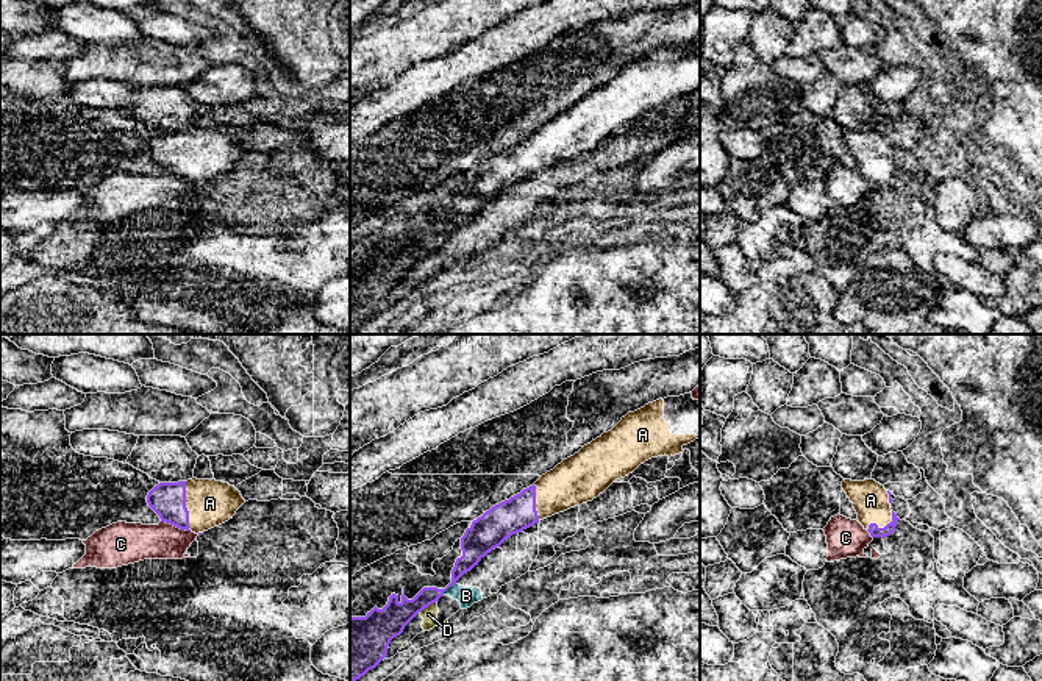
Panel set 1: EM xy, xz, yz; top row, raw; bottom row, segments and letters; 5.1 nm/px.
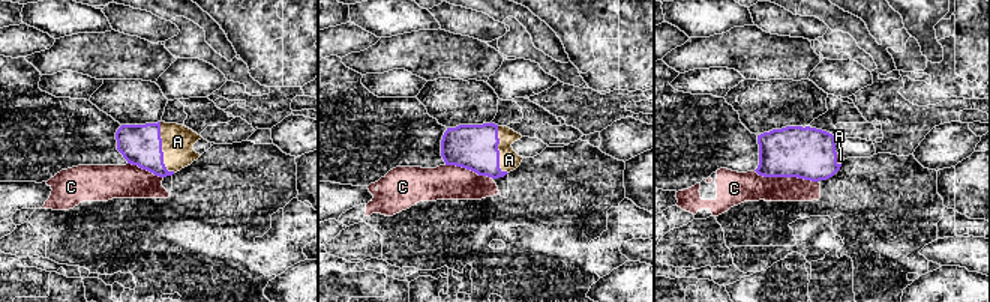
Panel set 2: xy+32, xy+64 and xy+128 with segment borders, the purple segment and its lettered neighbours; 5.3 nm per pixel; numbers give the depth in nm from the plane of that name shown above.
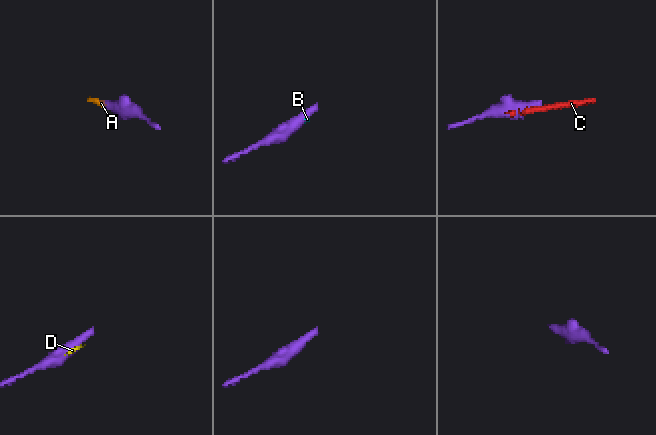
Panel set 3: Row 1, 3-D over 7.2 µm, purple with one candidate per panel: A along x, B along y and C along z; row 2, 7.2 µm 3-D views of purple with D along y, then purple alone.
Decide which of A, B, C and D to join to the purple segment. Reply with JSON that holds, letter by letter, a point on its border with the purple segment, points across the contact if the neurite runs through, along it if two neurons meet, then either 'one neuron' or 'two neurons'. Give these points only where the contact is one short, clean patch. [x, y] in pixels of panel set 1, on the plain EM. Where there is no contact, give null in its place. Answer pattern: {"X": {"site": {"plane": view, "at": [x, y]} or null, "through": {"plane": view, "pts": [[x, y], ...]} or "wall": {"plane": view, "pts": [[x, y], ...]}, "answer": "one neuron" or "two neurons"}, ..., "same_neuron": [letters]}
{"A": {"site": {"plane": "xy", "at": [185, 156]}, "through": {"plane": "xy", "pts": [[167, 150], [185, 156], [210, 153]]}, "answer": "one neuron"}, "B": {"site": {"plane": "xz", "at": [449, 236]}, "wall": {"plane": "xz", "pts": [[455, 233], [442, 244]]}, "answer": "two neurons"}, "C": {"site": {"plane": "xy", "at": [175, 175]}, "answer": "two neurons"}, "D": {"site": {"plane": "xz", "at": [427, 256]}, "answer": "two neurons"}, "same_neuron": ["A"]}

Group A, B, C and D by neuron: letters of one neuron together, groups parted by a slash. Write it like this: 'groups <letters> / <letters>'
groups A / B D / C

